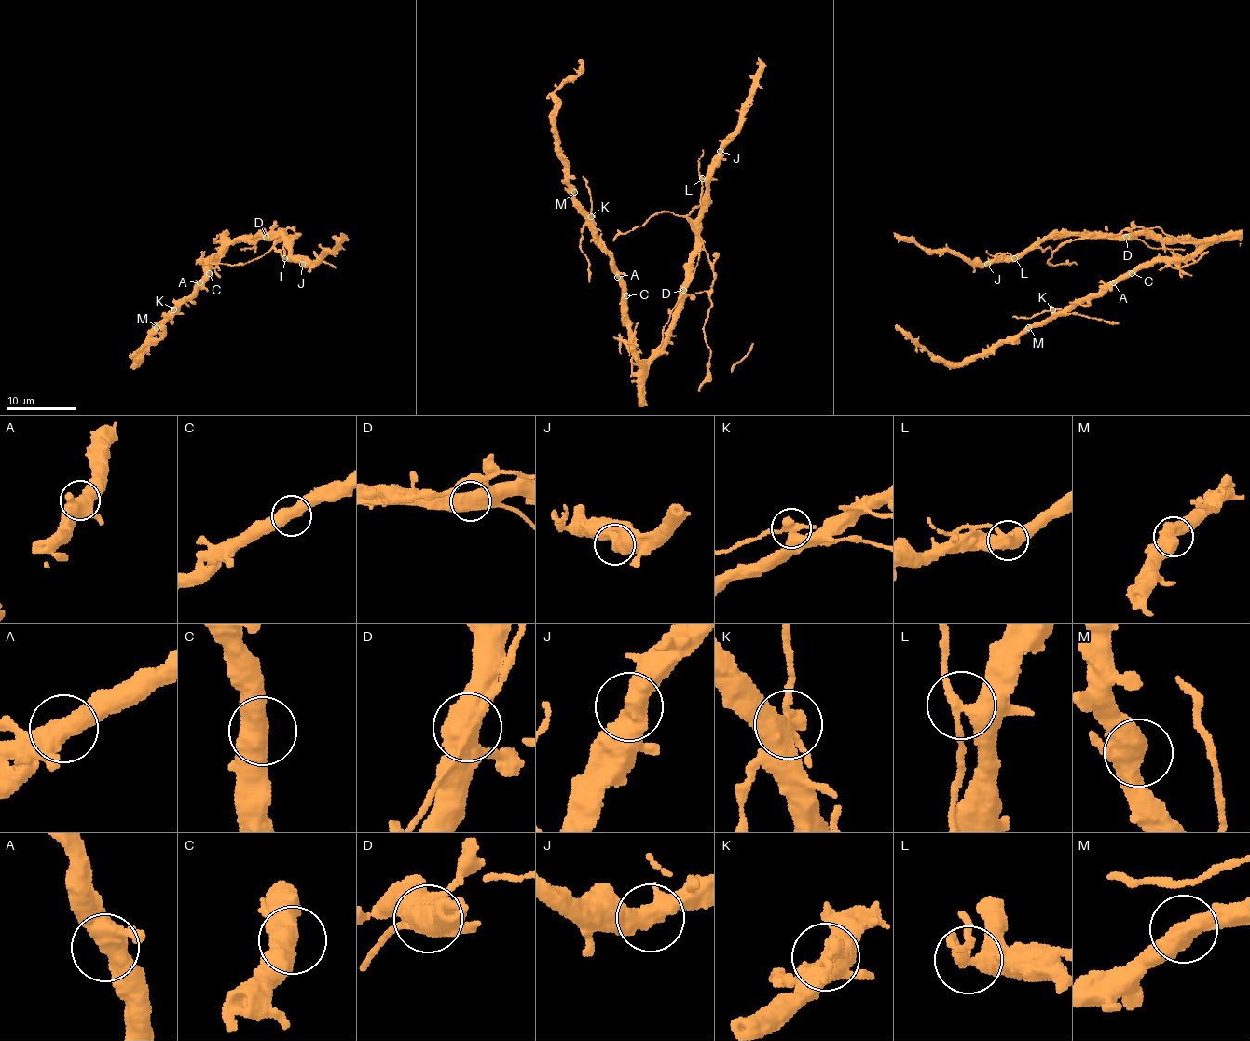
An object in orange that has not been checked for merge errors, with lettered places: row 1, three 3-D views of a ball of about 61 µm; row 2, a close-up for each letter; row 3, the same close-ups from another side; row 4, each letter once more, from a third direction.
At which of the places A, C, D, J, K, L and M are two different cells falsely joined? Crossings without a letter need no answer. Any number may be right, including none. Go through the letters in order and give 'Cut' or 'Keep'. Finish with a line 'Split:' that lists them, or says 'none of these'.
A: Keep
C: Keep
D: Cut
J: Keep
K: Cut
L: Cut
M: Keep
Split: D, K, L

